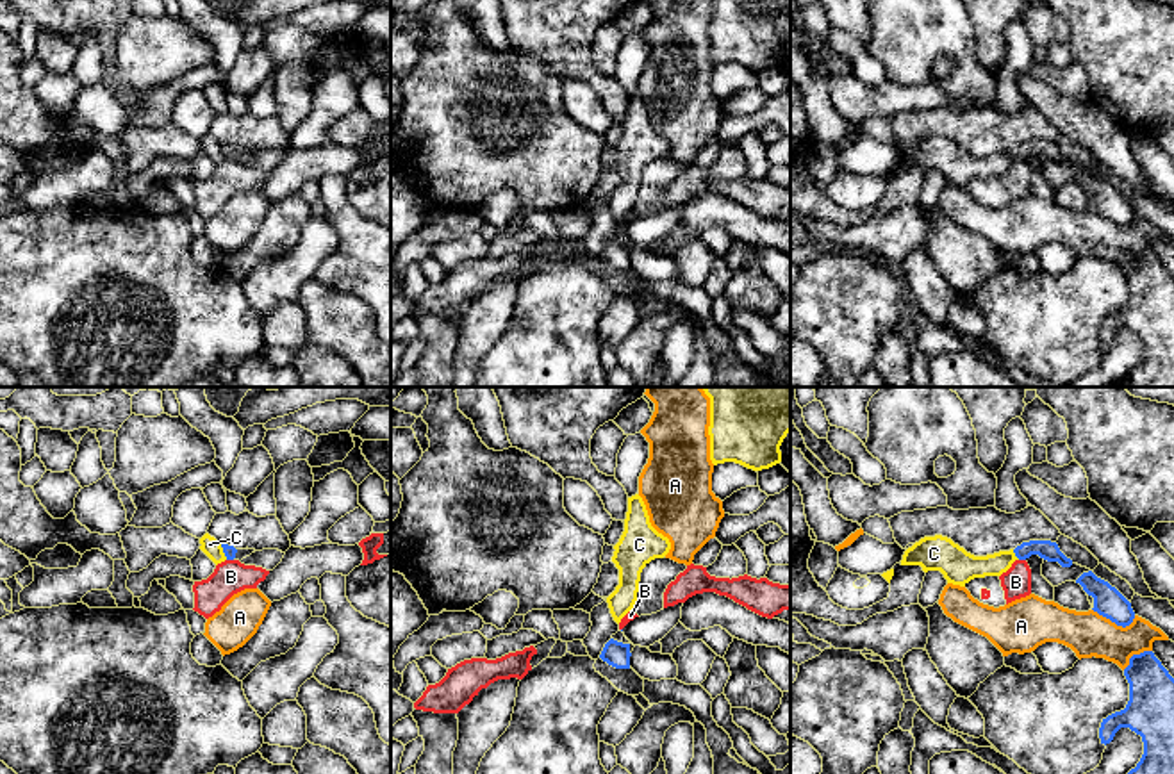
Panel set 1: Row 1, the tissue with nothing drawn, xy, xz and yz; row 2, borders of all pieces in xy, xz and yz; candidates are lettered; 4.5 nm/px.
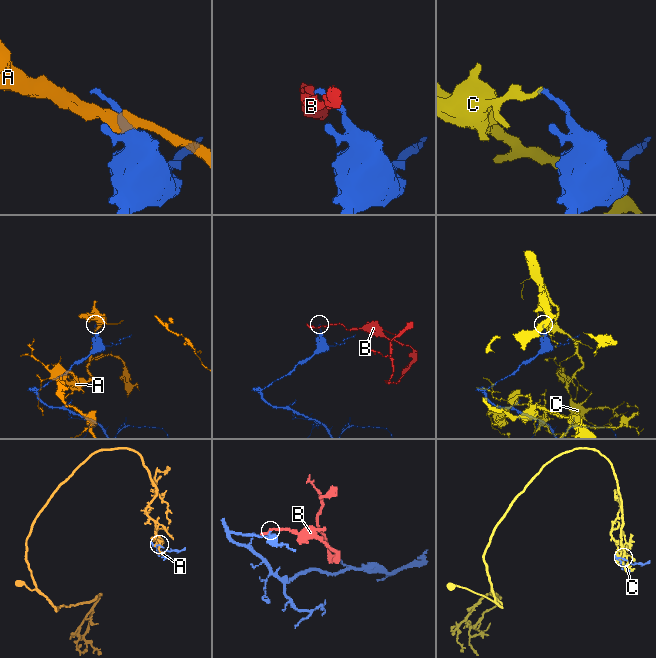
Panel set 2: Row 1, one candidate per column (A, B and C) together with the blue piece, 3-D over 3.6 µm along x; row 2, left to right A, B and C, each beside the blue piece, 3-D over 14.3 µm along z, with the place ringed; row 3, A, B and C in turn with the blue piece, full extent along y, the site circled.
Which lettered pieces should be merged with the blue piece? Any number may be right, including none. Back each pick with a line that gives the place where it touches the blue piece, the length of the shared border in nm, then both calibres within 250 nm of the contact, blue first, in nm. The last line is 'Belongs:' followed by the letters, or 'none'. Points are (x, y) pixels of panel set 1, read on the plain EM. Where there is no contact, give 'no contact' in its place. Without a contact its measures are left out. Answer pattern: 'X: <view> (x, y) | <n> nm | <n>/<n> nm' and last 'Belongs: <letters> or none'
Belongs: none

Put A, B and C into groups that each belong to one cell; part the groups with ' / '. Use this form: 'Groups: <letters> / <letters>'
Groups: A / B / C

